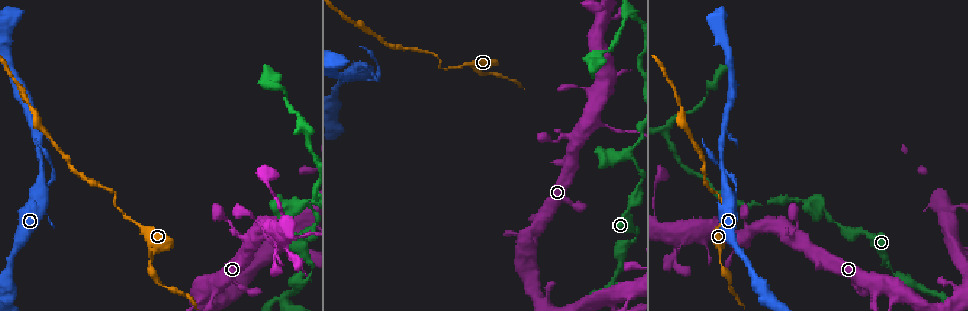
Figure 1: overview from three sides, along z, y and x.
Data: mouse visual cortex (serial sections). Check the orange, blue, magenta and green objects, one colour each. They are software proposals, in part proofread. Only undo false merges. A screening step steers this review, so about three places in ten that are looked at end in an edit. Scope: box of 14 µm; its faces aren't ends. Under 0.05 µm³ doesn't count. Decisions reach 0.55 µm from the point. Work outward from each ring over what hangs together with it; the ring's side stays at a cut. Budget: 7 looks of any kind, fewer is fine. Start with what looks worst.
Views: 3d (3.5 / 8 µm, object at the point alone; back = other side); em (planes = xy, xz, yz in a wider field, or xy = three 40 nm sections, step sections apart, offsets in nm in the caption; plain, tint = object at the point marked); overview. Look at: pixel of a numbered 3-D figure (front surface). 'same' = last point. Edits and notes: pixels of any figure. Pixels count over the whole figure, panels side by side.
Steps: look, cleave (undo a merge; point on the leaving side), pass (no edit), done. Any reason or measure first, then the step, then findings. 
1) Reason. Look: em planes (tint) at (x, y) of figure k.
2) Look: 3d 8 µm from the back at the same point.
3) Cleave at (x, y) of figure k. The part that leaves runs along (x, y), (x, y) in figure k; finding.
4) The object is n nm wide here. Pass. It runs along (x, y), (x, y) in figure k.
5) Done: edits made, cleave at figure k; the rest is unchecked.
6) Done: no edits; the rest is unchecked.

Thick turns thin. Look: 3d 8 µm at (371, 79) of figure 1.

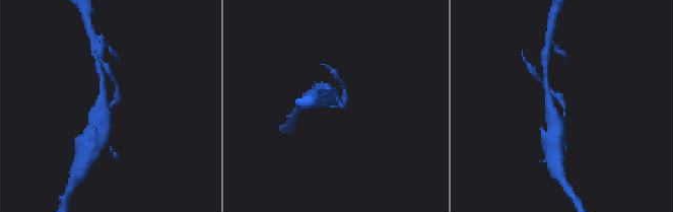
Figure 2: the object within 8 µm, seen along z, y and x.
The arms are 200, 500 nm wide; need the tissue. Look: em planes (tint) at (333, 107) of figure 2.

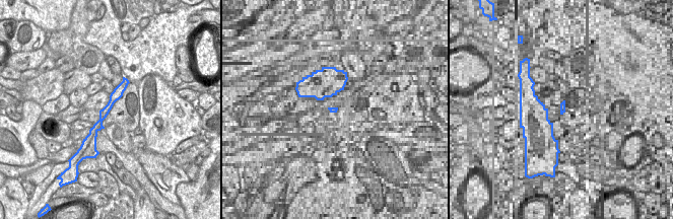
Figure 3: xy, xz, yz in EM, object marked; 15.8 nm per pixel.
The object is 140 nm wide here. Pass. It runs along (125, 83), (103, 114), (91, 137) in figure 3; one cell here.

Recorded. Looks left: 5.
Narrows sharply. Look: 3d 8 µm at (124, 212) of figure 1.

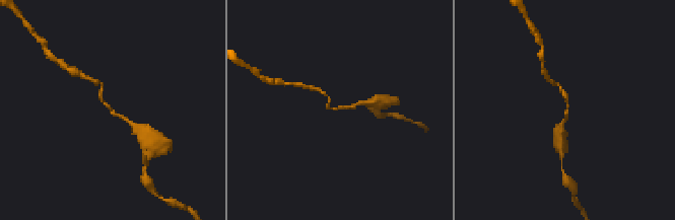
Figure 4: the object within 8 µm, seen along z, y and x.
Now the EM. Look: em xy step 5 (tint) at (340, 106) of figure 4.

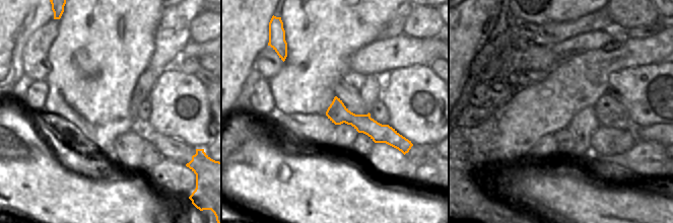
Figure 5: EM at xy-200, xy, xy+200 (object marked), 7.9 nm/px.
Pass. It runs along (135, 126), (108, 107), (99, 98), (102, 88) in figure 4; one cell here.

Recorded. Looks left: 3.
Thin neck. Look: 3d 3.5 µm at (150, 258) of figure 1.

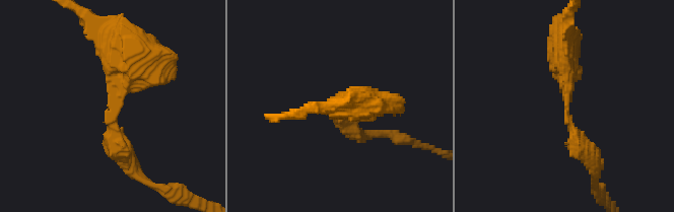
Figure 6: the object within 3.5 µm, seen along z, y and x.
The arms are 300, 400 nm wide. Look: em xy step 2 (tint) at (112, 111) of figure 6.

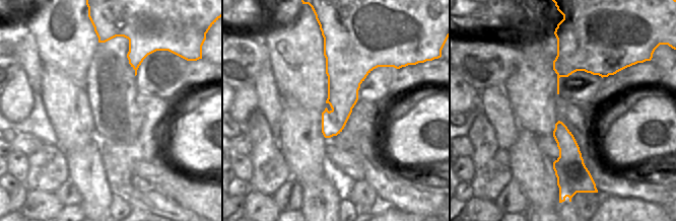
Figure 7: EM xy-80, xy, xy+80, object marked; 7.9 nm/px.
Pass. It runs along (560, 45), (568, 123), (595, 166) in figure 6; all the same cell.

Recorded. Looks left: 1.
Done: no edits; the rest is unchecked.

